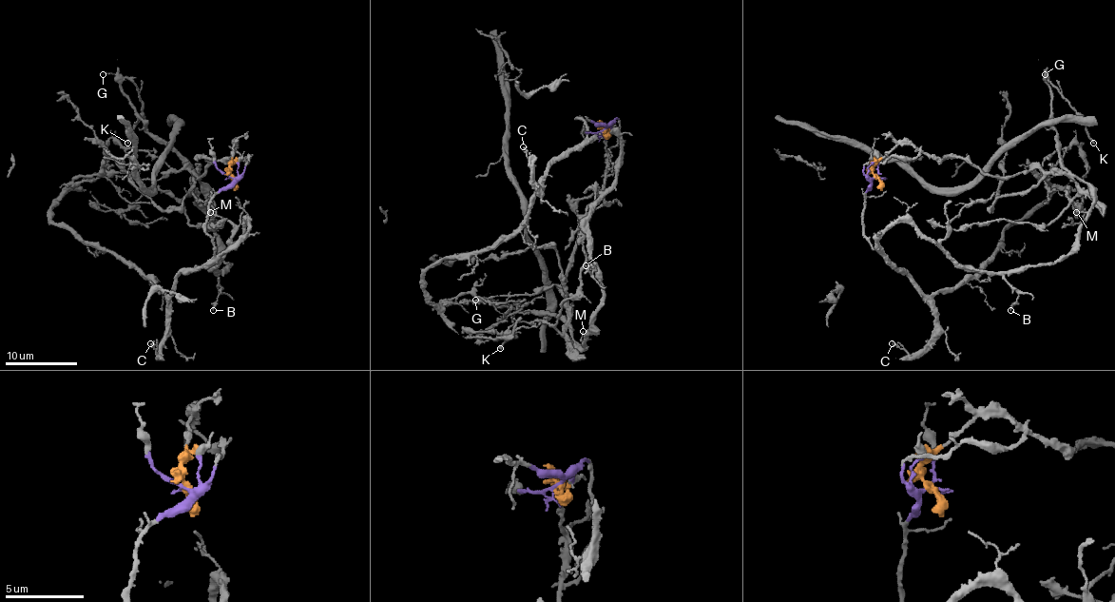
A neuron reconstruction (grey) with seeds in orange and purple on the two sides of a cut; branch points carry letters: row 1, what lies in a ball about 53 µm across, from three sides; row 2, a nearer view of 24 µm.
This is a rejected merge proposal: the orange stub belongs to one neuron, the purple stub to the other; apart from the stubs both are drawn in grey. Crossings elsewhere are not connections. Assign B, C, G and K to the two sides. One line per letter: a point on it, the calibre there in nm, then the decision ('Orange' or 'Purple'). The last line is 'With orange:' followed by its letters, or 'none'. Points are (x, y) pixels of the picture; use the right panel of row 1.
B: Place: (1010, 310). Thickness 170 nm. Purple
C: Place: (892, 343). Thickness 200 nm. Purple
G: Place: (1045, 74). Thickness 110 nm. Purple
K: Place: (1093, 143). Thickness 280 nm. Purple
With orange: none

